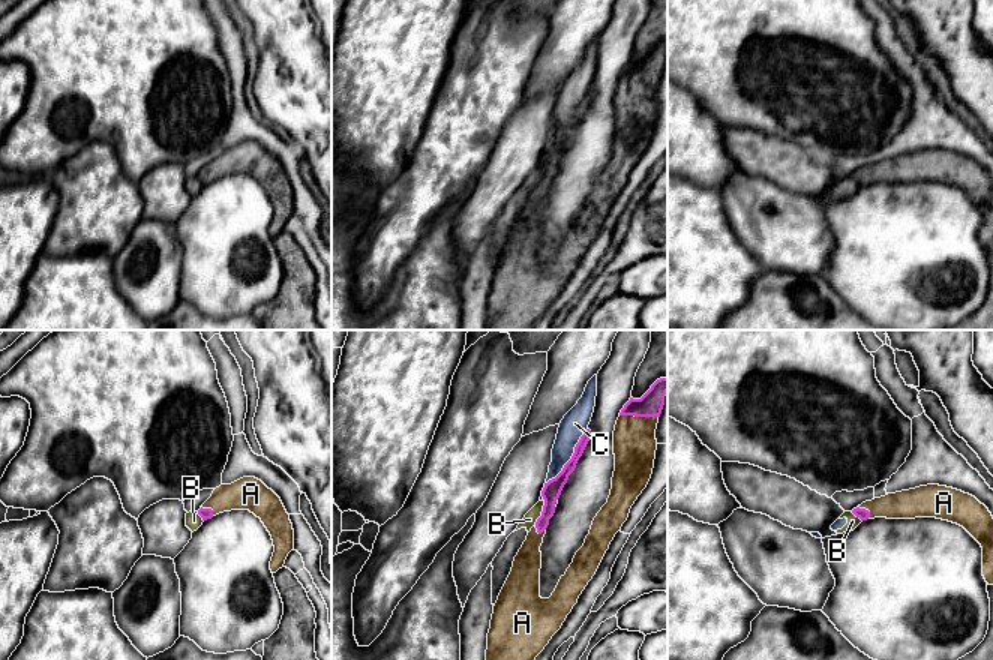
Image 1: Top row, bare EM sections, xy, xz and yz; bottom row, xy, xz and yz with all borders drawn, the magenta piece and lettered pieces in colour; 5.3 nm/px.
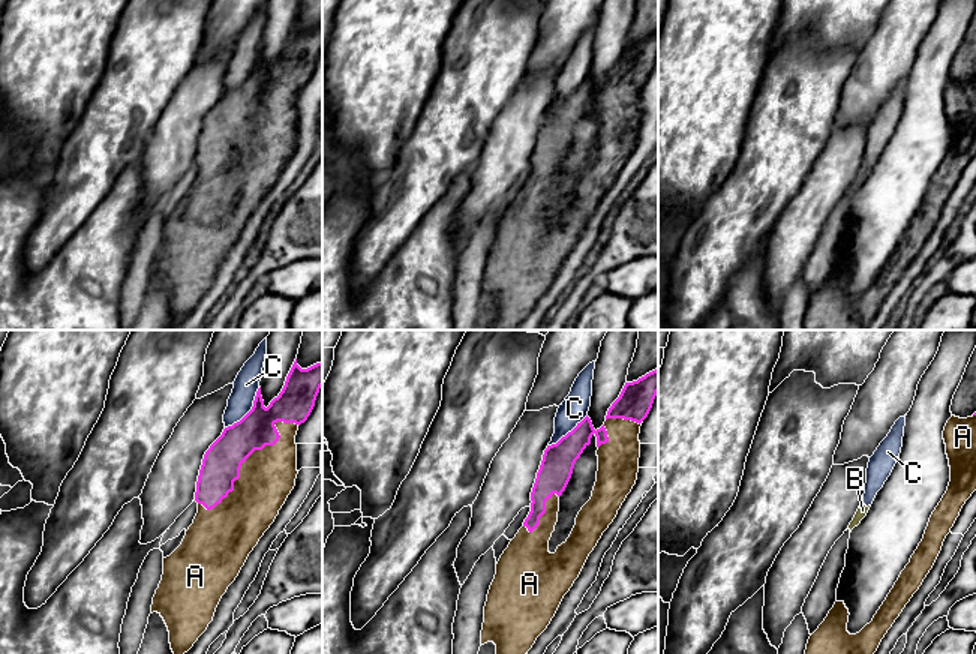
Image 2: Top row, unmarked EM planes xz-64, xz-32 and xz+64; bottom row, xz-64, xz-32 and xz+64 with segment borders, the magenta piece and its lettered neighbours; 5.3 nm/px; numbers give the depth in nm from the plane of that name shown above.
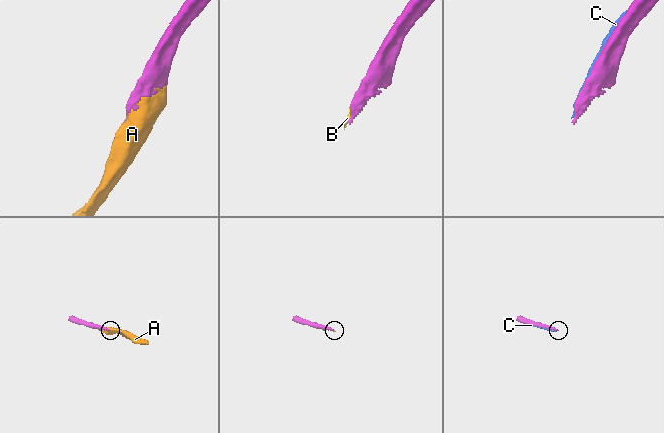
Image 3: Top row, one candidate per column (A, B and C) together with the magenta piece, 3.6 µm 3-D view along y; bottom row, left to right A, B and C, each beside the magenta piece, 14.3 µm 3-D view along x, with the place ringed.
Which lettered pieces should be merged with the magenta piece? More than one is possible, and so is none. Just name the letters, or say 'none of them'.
A

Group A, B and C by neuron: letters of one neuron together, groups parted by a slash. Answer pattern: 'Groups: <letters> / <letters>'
Groups: A / B C

